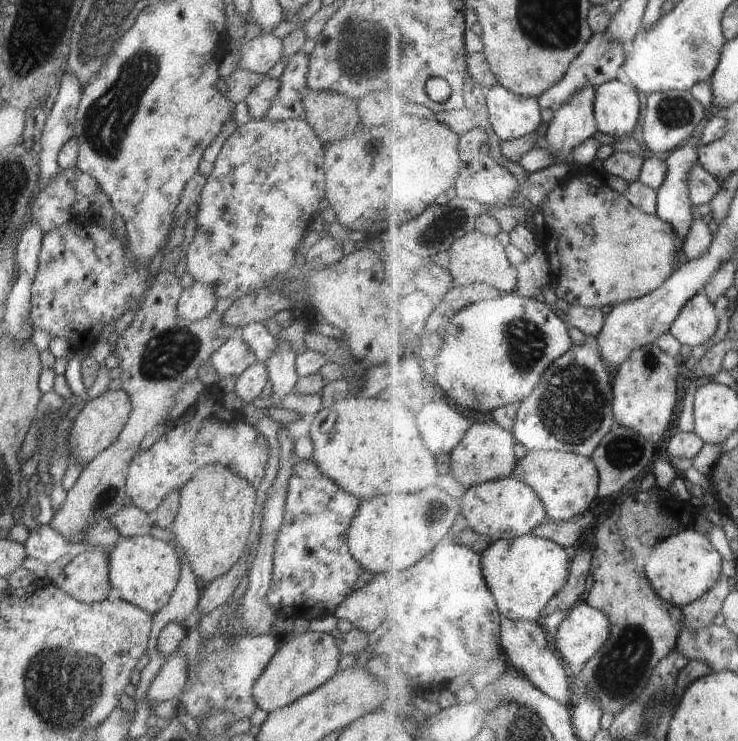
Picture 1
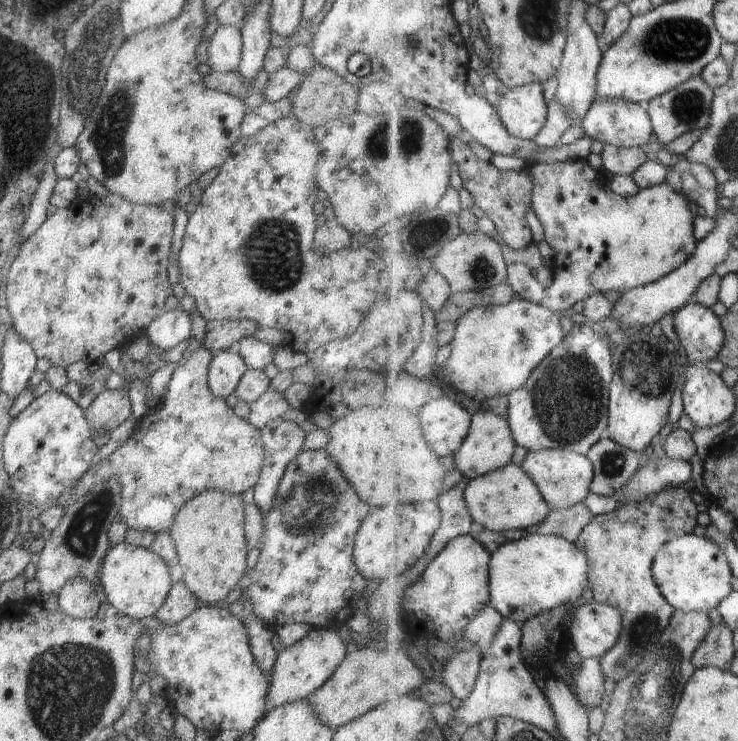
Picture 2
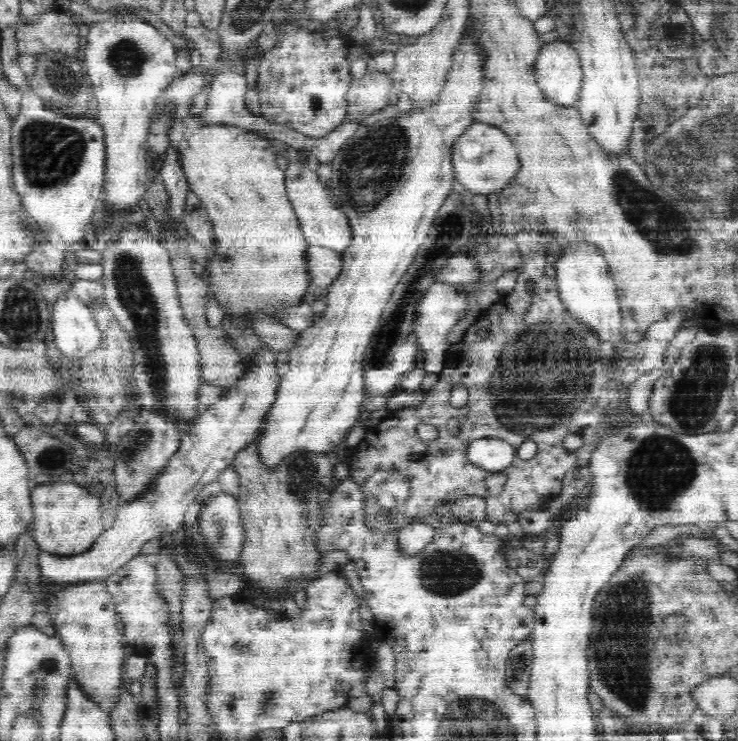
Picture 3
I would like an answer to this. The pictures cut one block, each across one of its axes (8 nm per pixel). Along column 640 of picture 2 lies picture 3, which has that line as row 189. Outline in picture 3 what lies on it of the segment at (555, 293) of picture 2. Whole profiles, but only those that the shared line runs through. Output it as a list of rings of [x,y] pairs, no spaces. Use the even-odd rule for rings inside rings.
[[[182,116],[183,121],[179,119],[171,128],[170,142],[180,151],[189,190],[202,199],[210,221],[213,242],[205,248],[208,258],[202,266],[207,289],[224,316],[232,318],[240,330],[254,330],[260,320],[281,323],[304,304],[308,288],[314,287],[314,277],[310,275],[310,242],[290,202],[285,172],[276,163],[278,150],[265,135],[234,125],[200,127],[195,116]]]

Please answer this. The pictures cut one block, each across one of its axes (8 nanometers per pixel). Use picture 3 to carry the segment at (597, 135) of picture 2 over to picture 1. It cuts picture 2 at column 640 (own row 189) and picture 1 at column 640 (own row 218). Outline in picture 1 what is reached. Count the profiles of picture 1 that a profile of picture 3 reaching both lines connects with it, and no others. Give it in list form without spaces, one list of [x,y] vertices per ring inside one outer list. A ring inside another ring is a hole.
[[[620,79],[607,82],[597,88],[596,112],[599,130],[616,139],[632,136],[641,123],[640,114],[644,114],[644,110],[640,108],[638,90],[628,81]]]

